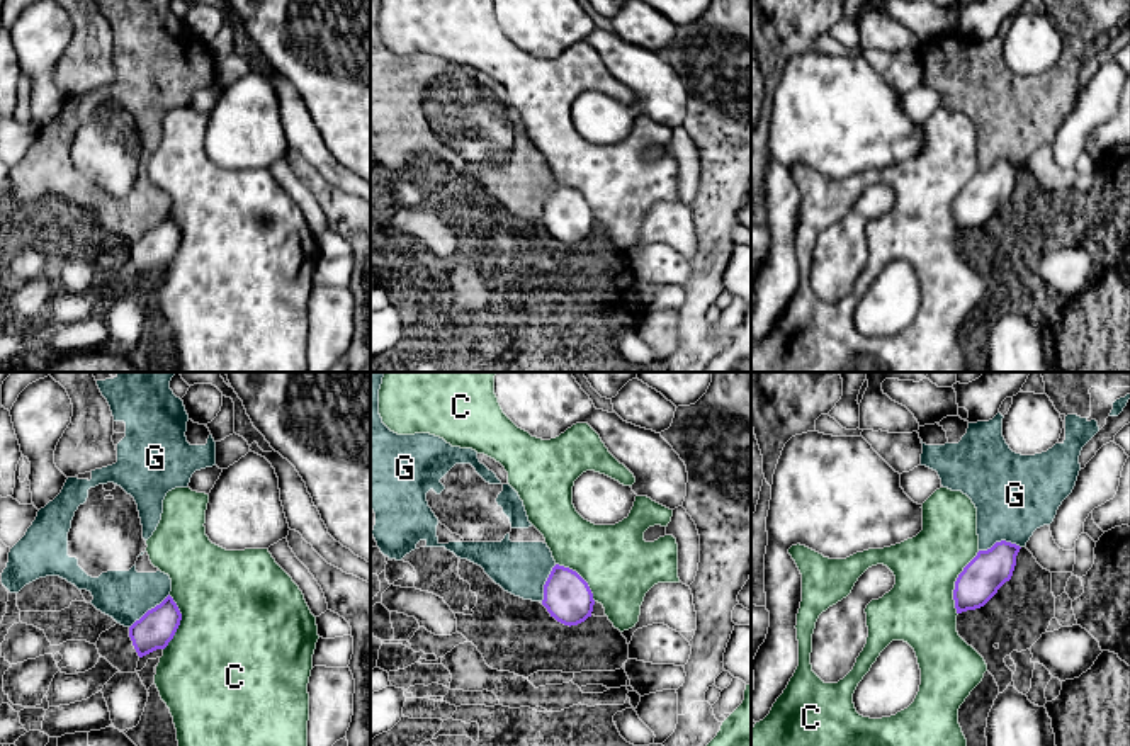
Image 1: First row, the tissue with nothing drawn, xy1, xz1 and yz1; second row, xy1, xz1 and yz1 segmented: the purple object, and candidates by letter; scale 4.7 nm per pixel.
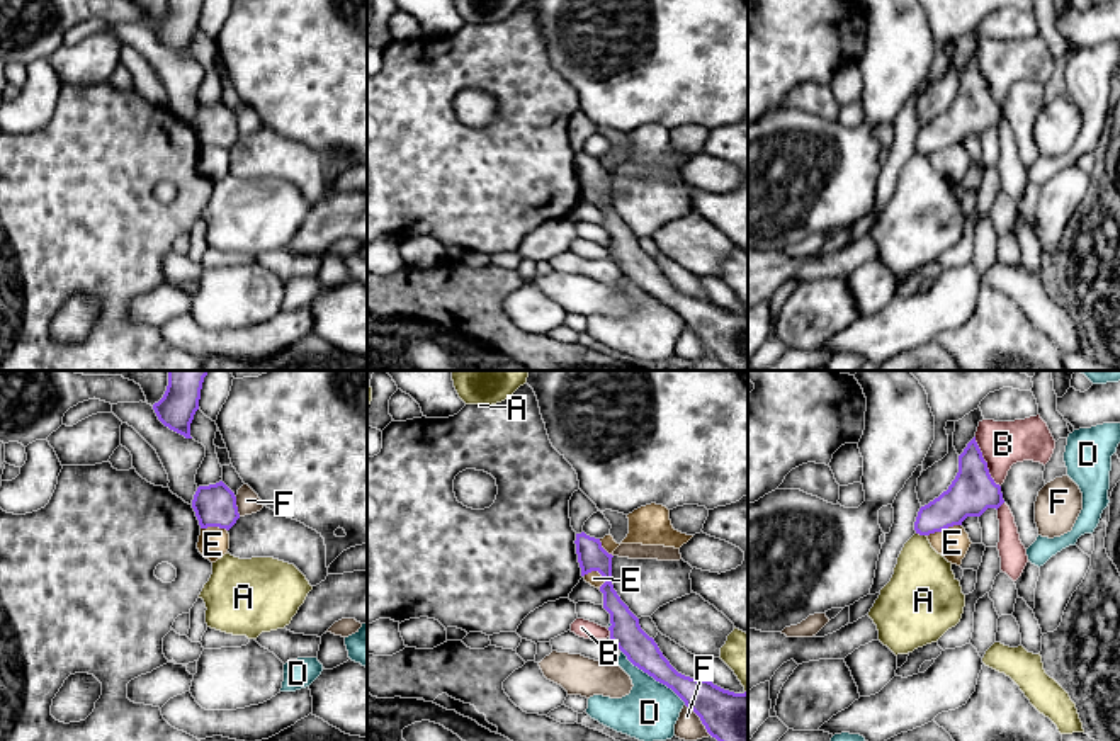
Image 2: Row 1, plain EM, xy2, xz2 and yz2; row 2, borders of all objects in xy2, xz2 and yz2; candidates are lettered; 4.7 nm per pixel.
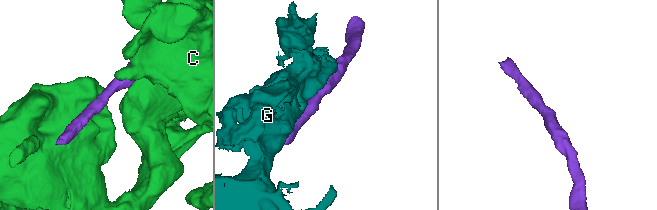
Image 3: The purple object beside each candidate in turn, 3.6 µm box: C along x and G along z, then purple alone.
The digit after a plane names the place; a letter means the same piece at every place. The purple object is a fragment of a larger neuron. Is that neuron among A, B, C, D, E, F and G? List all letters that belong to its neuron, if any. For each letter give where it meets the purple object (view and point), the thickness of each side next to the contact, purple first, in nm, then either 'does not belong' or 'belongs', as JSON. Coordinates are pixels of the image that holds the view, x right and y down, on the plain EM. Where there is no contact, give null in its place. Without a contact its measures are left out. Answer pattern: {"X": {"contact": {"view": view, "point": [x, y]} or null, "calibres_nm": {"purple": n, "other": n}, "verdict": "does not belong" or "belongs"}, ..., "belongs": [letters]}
{"A": {"contact": {"view": "yz2", "point": [922, 153]}, "calibres_nm": {"purple": 170, "other": 320}, "verdict": "does not belong"}, "B": {"contact": {"view": "yz2", "point": [986, 82]}, "calibres_nm": {"purple": 220, "other": 220}, "verdict": "does not belong"}, "C": {"contact": {"view": "yz1", "point": [955, 203]}, "calibres_nm": {"purple": 190, "other": 320}, "verdict": "belongs"}, "D": {"contact": {"view": "xz2", "point": [653, 296]}, "calibres_nm": {"purple": 160, "other": 260}, "verdict": "does not belong"}, "E": {"contact": {"view": "yz2", "point": [944, 148]}, "calibres_nm": {"purple": 220, "other": 150}, "verdict": "does not belong"}, "F": {"contact": {"view": "xz2", "point": [701, 339]}, "calibres_nm": {"purple": 280, "other": 130}, "verdict": "does not belong"}, "G": {"contact": {"view": "yz1", "point": [1001, 160]}, "calibres_nm": {"purple": 190, "other": 380}, "verdict": "does not belong"}, "belongs": ["C"]}

